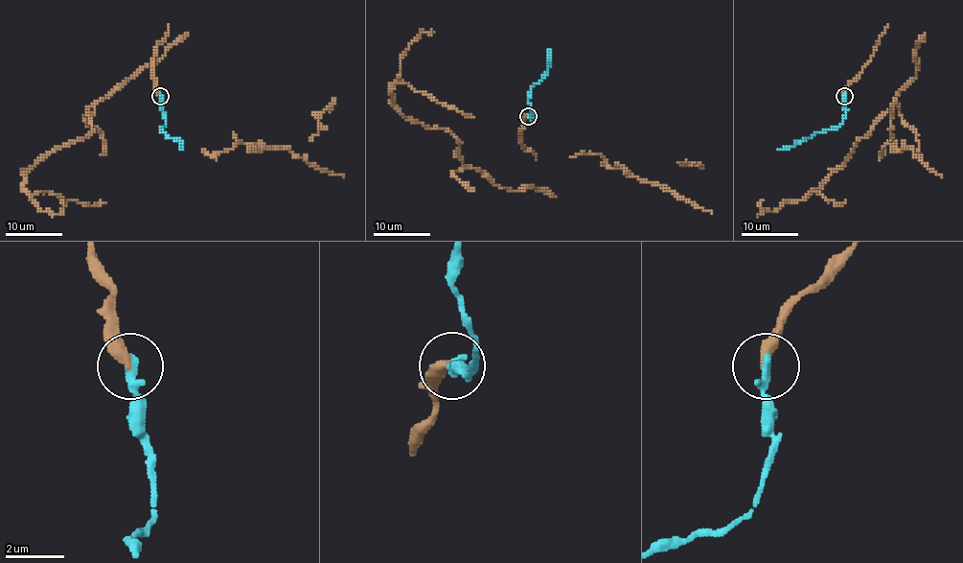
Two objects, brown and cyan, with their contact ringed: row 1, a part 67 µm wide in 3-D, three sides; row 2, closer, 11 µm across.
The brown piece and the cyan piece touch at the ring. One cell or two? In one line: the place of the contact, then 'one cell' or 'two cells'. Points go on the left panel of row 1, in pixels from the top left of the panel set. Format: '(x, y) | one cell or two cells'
(160, 96) | one cell

